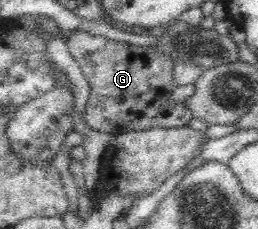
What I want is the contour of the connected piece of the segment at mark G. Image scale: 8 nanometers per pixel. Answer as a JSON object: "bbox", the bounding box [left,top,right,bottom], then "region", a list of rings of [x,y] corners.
{"bbox":[66,29,192,136],"region":[[[81,29],[67,33],[66,41],[90,87],[84,118],[92,129],[117,136],[152,125],[179,128],[192,119],[182,101],[168,100],[177,86],[172,82],[173,60],[154,47],[130,45]]]}

